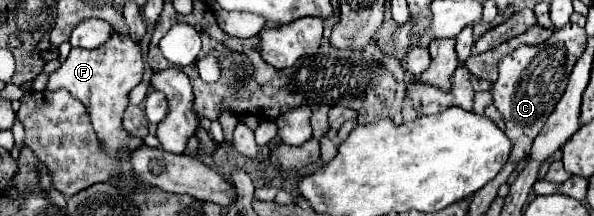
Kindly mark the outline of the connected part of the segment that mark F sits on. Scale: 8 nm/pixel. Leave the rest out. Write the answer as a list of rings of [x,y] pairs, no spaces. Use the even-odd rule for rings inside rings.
[[[117,31],[111,33],[109,41],[105,45],[99,45],[97,49],[71,49],[69,57],[61,63],[57,71],[49,75],[47,91],[57,91],[57,89],[67,89],[75,99],[79,99],[93,121],[93,131],[97,133],[97,139],[101,141],[105,153],[109,157],[119,157],[123,163],[123,169],[119,171],[117,177],[113,177],[115,185],[125,187],[125,189],[135,189],[137,181],[133,177],[131,165],[129,165],[129,155],[143,145],[139,137],[133,137],[123,129],[123,111],[129,105],[129,91],[139,85],[143,79],[143,57],[141,57],[141,47],[139,41],[133,41],[129,35],[123,39],[119,37]]]

